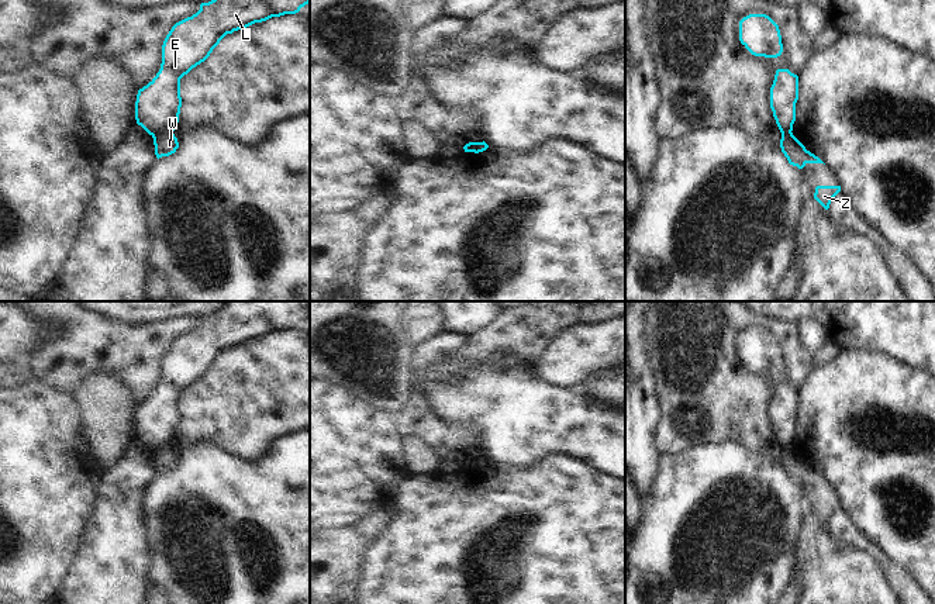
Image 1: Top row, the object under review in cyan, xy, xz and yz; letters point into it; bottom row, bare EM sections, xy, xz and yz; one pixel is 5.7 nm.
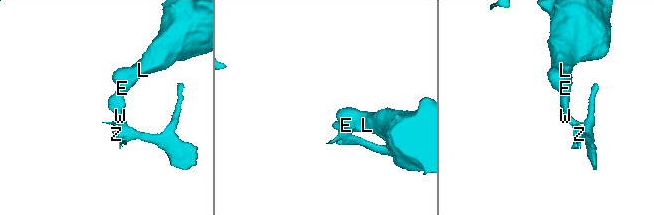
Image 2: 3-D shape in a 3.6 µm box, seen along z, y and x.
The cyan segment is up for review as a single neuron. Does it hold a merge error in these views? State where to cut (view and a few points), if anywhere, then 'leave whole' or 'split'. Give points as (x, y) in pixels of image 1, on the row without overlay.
xy (172, 445), (164, 445), (152, 452) | split

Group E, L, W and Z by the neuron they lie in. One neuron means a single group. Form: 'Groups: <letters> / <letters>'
Groups: E L / W Z

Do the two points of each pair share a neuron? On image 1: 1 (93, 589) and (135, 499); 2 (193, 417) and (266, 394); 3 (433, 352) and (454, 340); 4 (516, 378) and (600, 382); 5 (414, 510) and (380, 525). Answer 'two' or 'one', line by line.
1: one
2: one
3: one
4: two
5: two

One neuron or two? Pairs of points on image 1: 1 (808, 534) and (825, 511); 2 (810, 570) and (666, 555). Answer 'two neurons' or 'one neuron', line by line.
1: two neurons
2: two neurons

